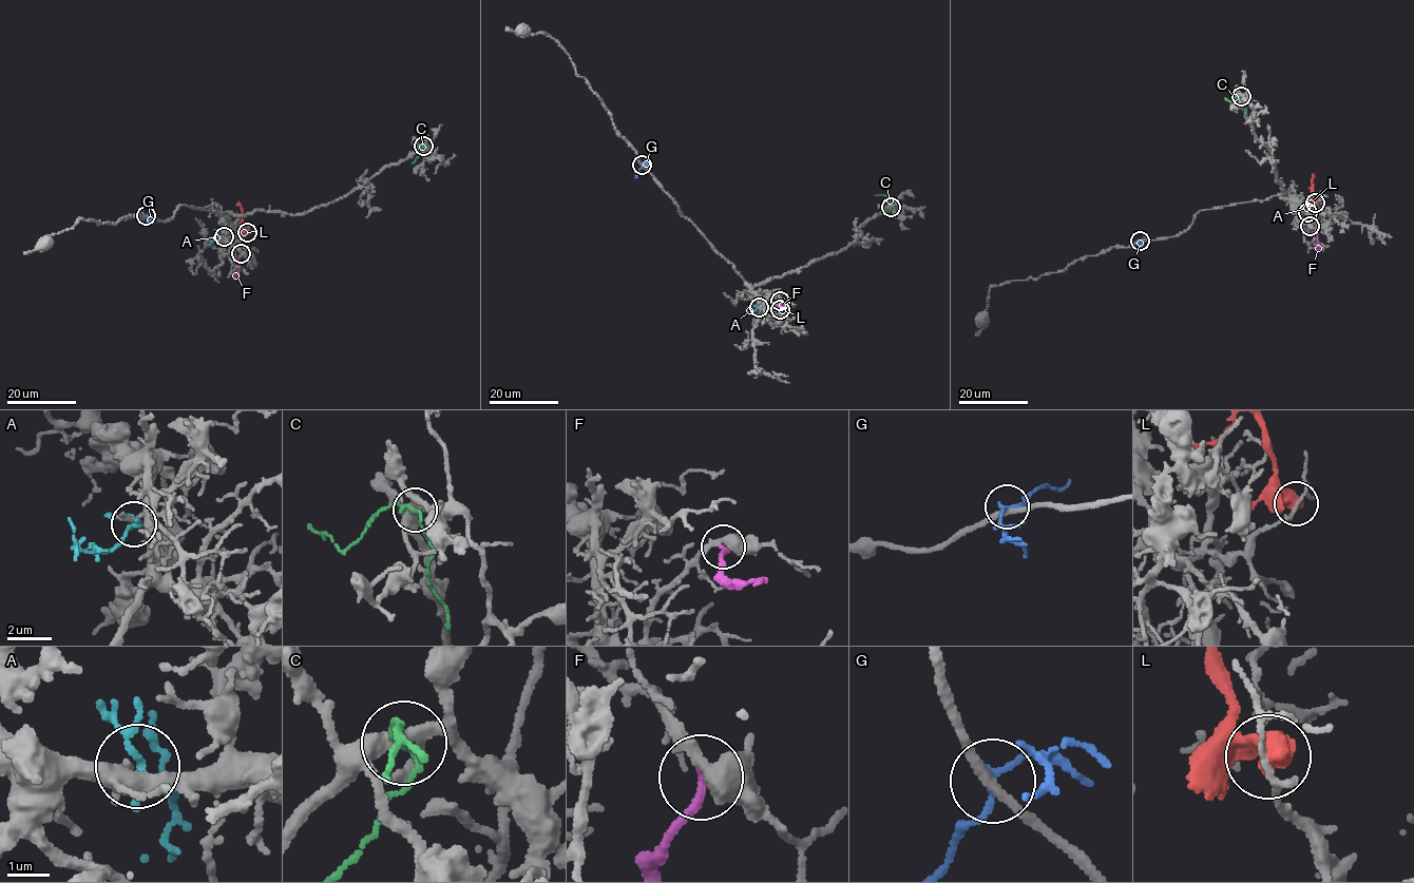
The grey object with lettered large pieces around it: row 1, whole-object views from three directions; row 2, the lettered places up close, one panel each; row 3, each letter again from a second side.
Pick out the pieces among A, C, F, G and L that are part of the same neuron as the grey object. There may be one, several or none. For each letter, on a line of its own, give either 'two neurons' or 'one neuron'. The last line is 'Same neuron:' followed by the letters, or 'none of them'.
A: one neuron
C: two neurons
F: one neuron
G: two neurons
L: two neurons
Same neuron: A, F

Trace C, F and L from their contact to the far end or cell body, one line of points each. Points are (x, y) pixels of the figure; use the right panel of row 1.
C: (1241, 95), (1230, 101), (1224, 98)
F: (1310, 226), (1318, 242), (1318, 248), (1313, 248)
L: (1315, 203), (1311, 193), (1312, 174)

